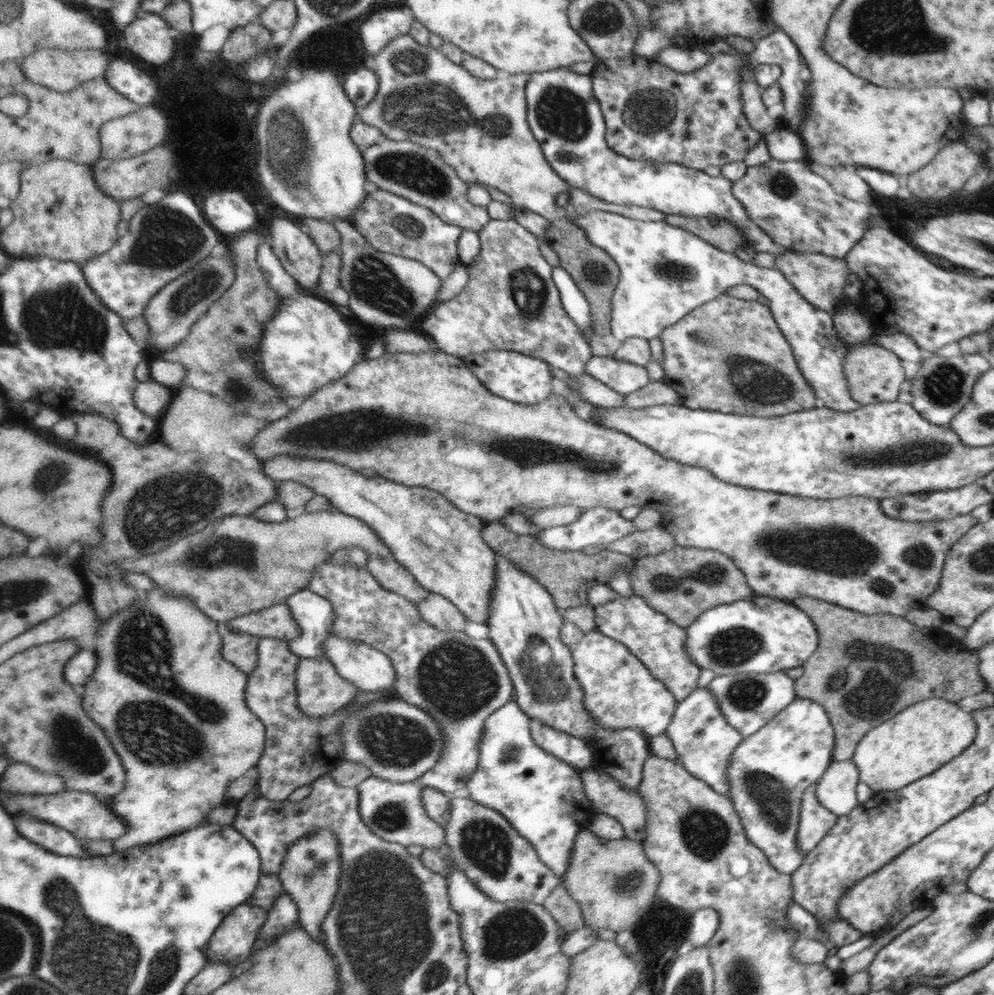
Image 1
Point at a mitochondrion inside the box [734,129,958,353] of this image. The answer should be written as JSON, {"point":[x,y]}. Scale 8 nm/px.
{"point":[781,183]}

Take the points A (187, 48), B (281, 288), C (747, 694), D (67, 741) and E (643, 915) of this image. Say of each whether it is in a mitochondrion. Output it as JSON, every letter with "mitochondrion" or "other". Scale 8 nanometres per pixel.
{"A":"other","B":"other","C":"mitochondrion","D":"mitochondrion","E":"mitochondrion"}

